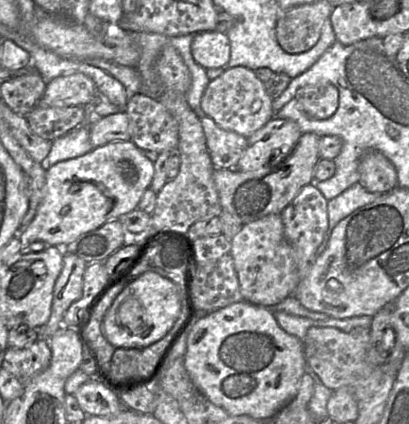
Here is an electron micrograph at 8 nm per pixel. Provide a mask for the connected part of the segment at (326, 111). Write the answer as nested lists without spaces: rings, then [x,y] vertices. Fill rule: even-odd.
[[[329,83],[299,88],[294,98],[302,112],[313,120],[332,117],[339,106],[339,91]]]

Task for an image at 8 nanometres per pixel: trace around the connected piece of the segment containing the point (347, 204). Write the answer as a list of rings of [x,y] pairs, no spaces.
[[[356,183],[337,197],[330,200],[328,202],[329,226],[322,243],[317,249],[317,256],[325,251],[332,230],[341,220],[357,209],[372,203],[380,196],[380,194],[369,192],[360,183]]]

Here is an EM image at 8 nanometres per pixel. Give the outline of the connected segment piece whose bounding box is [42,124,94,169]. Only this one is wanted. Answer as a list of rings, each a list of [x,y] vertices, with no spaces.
[[[90,124],[79,125],[51,142],[49,154],[42,165],[47,169],[58,162],[83,156],[93,149],[90,141]]]

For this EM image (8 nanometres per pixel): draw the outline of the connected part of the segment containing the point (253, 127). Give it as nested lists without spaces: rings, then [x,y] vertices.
[[[236,66],[225,68],[220,76],[208,82],[200,105],[204,115],[219,127],[248,138],[275,116],[272,109],[273,101],[266,92],[264,83],[257,78],[253,70]]]

